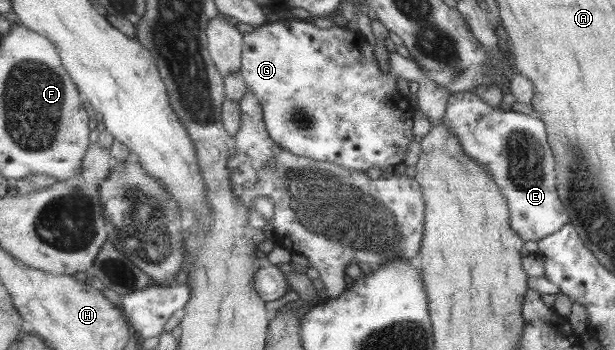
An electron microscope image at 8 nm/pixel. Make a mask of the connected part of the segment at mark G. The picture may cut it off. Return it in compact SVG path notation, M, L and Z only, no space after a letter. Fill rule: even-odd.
M290 16L255 28L245 35L245 39L242 75L249 91L263 105L264 121L270 136L280 148L291 154L362 173L370 167L384 170L388 165L403 163L406 146L416 140L411 131L414 109L411 101L398 92L396 79L416 81L419 110L427 116L430 125L442 122L450 91L430 81L411 57L404 58L395 51L388 53L390 69L384 73L376 64L373 47L360 32L351 31L346 26L320 29L310 22Z

